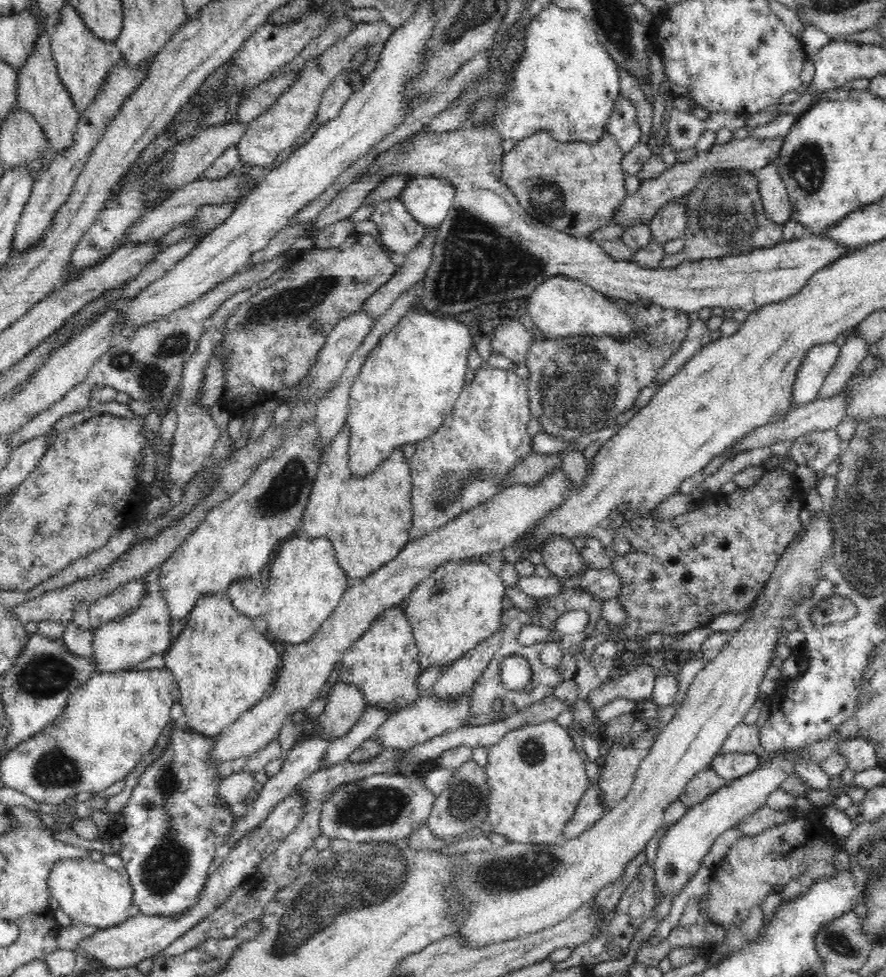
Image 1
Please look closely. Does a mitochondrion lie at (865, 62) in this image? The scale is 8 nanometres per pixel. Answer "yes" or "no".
no

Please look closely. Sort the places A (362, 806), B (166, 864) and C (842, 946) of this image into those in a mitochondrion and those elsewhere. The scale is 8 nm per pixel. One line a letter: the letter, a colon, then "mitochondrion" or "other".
A: mitochondrion
B: mitochondrion
C: mitochondrion

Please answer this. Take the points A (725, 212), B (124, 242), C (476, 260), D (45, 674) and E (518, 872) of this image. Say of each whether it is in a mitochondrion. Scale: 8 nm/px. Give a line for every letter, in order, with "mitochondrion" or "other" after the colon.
A: mitochondrion
B: other
C: mitochondrion
D: mitochondrion
E: mitochondrion

